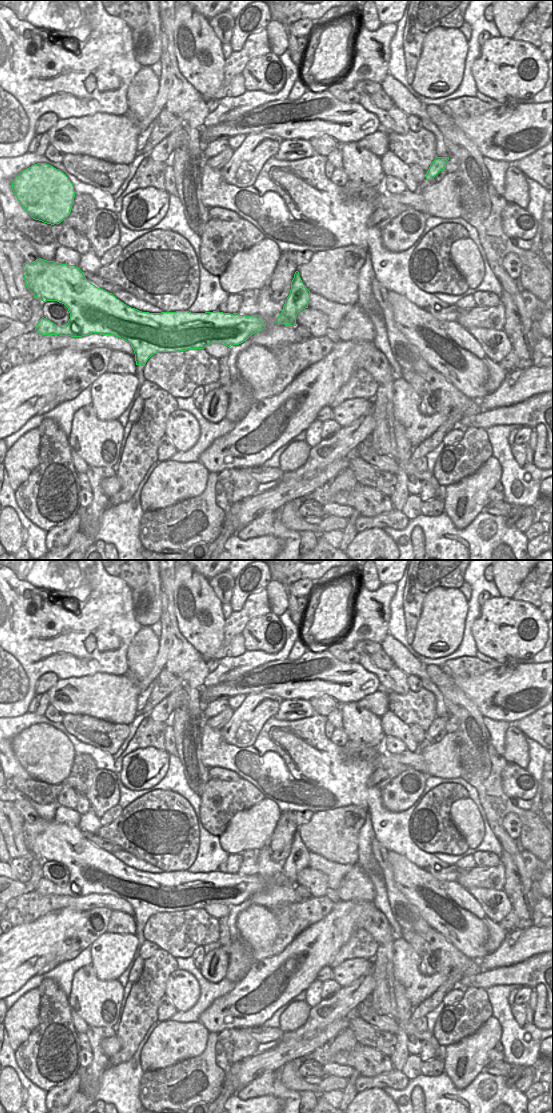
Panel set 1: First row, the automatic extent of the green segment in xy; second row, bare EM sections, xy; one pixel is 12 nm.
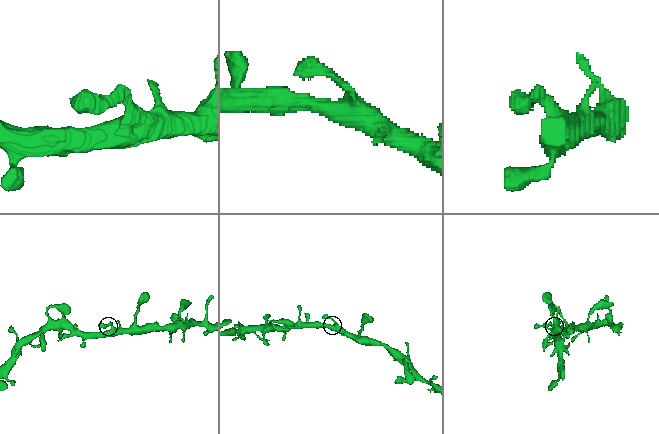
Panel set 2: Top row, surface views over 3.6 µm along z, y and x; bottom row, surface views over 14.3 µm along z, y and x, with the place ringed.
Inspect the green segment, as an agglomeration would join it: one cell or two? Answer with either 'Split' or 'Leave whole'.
Leave whole

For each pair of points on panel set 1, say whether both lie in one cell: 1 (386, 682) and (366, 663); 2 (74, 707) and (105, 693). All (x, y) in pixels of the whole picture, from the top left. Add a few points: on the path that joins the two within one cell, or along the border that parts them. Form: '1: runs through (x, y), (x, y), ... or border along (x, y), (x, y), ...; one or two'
1: runs through (382, 677), (371, 667); one
2: runs through (82, 699), (86, 695), (97, 695); one

